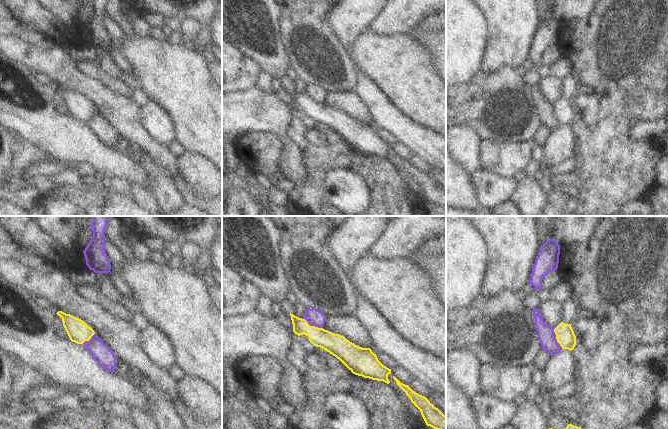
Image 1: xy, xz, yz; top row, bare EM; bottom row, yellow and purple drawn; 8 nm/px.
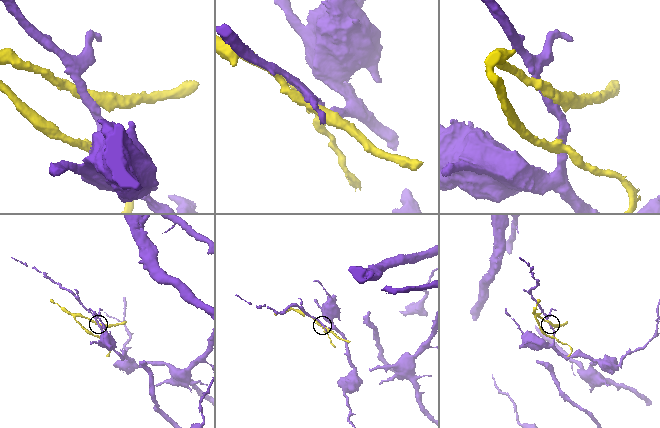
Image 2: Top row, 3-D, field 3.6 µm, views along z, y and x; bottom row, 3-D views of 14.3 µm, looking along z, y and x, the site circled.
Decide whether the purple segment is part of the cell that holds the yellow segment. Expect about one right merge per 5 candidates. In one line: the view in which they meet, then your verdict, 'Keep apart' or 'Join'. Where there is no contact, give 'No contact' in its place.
Touches yellow in xz. Keep apart

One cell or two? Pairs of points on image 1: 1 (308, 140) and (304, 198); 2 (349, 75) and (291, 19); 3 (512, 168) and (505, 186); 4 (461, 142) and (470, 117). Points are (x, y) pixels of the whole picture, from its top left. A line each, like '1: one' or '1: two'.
1: one
2: one
3: two
4: two

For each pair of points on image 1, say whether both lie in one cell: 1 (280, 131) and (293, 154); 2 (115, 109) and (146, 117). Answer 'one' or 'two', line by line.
1: one
2: two

